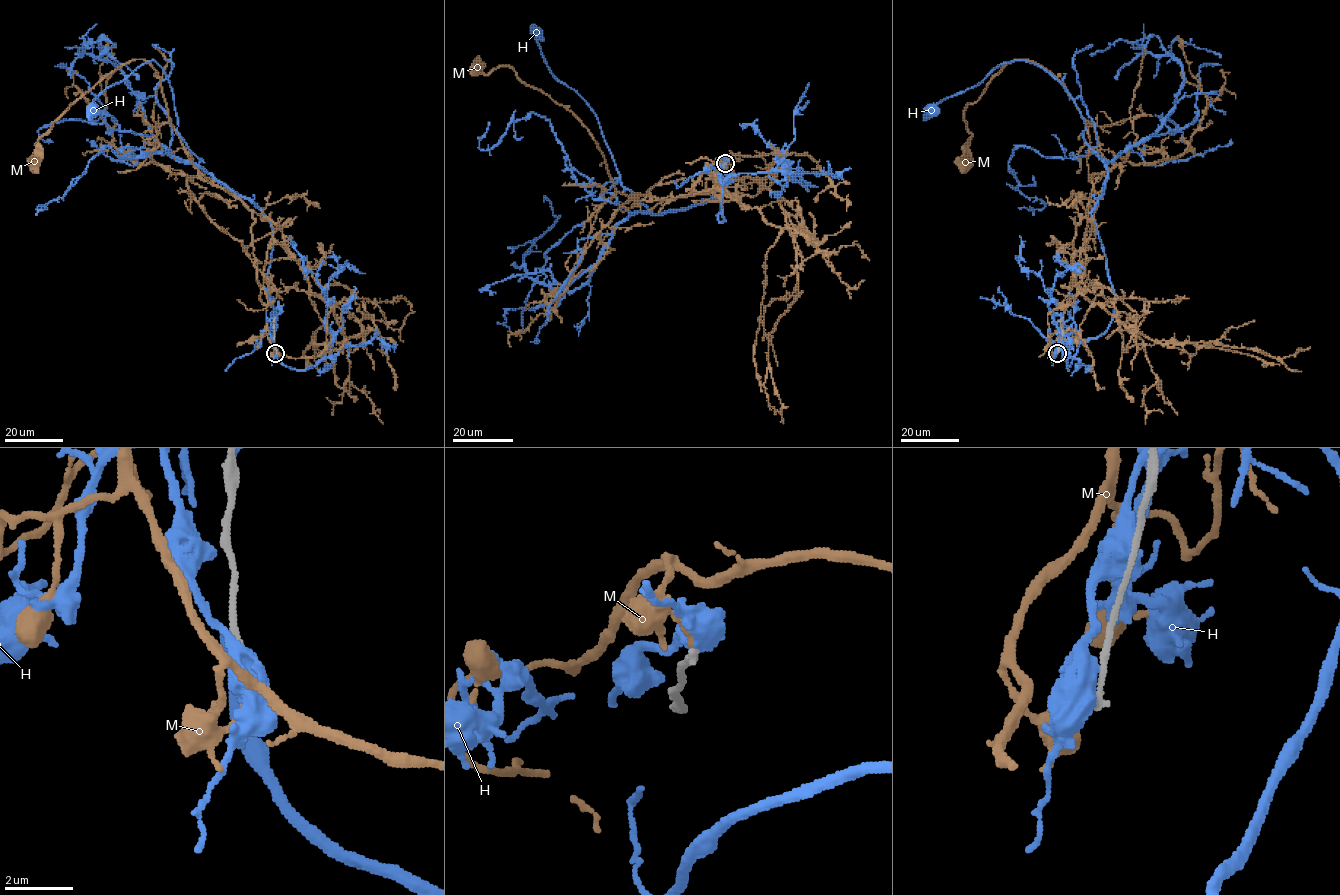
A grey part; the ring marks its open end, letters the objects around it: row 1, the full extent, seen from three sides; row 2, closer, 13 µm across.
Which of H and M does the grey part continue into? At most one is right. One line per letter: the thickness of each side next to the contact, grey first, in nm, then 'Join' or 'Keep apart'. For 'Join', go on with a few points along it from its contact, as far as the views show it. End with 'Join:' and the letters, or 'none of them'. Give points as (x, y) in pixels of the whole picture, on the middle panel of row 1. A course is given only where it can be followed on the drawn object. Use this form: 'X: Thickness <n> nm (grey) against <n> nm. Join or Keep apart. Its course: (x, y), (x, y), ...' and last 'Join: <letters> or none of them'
H: Thickness 240 nm (grey) against 700 nm. Keep apart
M: Thickness 220 nm (grey) against 120 nm. Keep apart
Join: none of them

